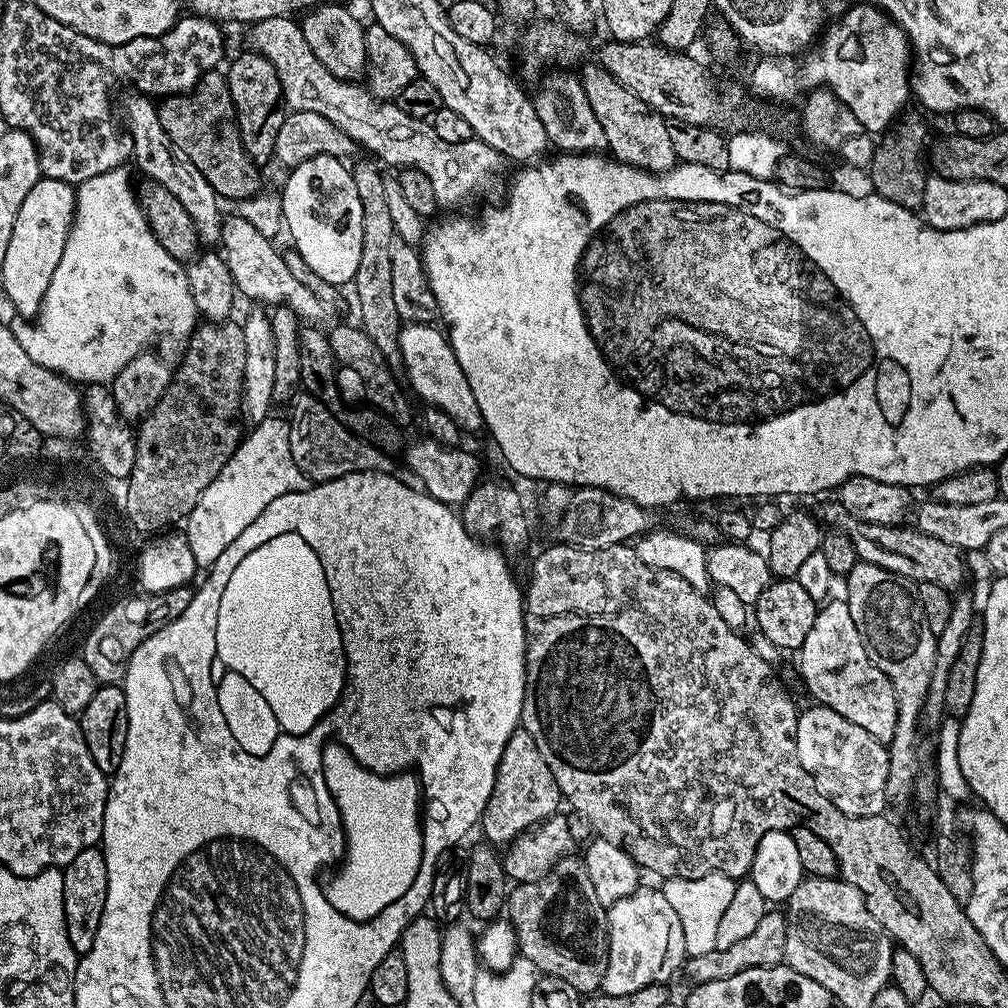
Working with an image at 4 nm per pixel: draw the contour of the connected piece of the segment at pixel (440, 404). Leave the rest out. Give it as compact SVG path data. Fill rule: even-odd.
M405 323L400 329L400 358L403 371L408 371L411 391L416 391L425 400L425 405L446 410L446 414L450 414L465 433L484 428L484 419L478 410L480 400L474 398L474 390L470 388L470 382L466 382L466 374L462 374L462 366L458 366L452 343L441 329L439 332L432 324Z

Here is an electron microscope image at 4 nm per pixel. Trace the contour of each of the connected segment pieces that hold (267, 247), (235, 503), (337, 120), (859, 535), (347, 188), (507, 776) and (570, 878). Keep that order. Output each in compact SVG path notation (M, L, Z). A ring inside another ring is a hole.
M232 216L223 221L220 226L220 239L224 244L223 258L233 276L236 291L241 297L249 296L252 300L261 300L271 306L285 306L294 310L304 322L320 322L326 312L326 305L318 300L309 287L290 274L281 249L276 249L250 221L244 216Z
M275 418L263 420L255 425L252 432L243 437L238 450L222 466L218 478L202 490L202 498L198 498L198 506L194 506L186 521L186 535L194 558L201 569L208 570L214 562L218 562L218 554L274 502L274 498L282 498L282 494L301 492L310 487L310 481L294 462L290 454L290 438L288 425L279 424Z
M292 16L259 20L251 25L250 32L251 47L274 62L282 82L284 102L289 109L330 118L330 122L342 129L349 141L365 144L377 161L393 164L393 169L422 170L422 174L434 182L434 198L441 209L459 209L456 208L459 204L495 186L496 175L506 165L506 157L494 150L494 146L486 146L486 142L475 138L466 142L445 142L438 138L428 120L406 114L399 103L376 99L363 83L334 78L334 74L314 58L314 50L306 46L300 25Z
M839 502L825 506L822 520L829 529L844 532L851 538L859 559L865 564L889 568L894 574L917 585L933 584L955 590L964 584L965 553L958 546L952 546L939 538L931 537L930 534L922 533L914 526L904 528L905 526L894 524L862 522L854 518L854 514L850 514L850 510L846 510L846 506Z
M315 156L291 169L284 184L288 191L284 212L288 215L288 232L296 239L294 248L319 277L337 286L343 285L343 280L353 279L358 270L358 258L362 258L362 198L358 198L349 165L344 162L334 156Z
M523 726L517 728L514 734L510 734L510 742L506 742L506 750L502 750L494 790L490 794L490 802L486 802L486 810L480 816L479 831L484 831L489 845L507 846L523 832L557 815L559 804L562 804L562 797L558 782L554 782L554 774L550 774L546 758L542 758L534 738L530 738Z
M572 859L559 860L552 871L534 884L517 883L509 891L506 916L512 925L519 955L534 962L537 973L562 978L562 982L570 982L574 990L592 994L600 988L608 965L608 910L598 902L598 894L594 894L594 885L590 882L590 874L586 874L583 859Z

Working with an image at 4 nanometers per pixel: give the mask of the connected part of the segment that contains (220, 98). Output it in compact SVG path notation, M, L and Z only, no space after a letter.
M223 71L206 73L188 92L163 97L159 101L158 111L162 130L170 134L173 146L182 150L182 154L190 158L190 162L194 162L198 170L202 170L202 178L206 178L206 182L214 186L217 196L225 201L251 201L257 195L255 192L260 188L261 169L242 146L236 125L236 111L228 89L228 78Z

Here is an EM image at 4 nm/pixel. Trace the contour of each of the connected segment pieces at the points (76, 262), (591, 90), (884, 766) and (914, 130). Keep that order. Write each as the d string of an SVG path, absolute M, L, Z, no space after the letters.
M124 166L111 168L106 170L106 174L98 174L86 182L82 182L76 188L76 215L66 238L66 246L62 250L62 258L58 258L58 266L54 269L54 278L50 278L50 286L46 286L46 294L40 303L40 311L36 313L31 322L20 322L24 324L15 325L14 328L18 340L24 340L22 350L26 350L26 354L30 354L30 358L34 358L34 362L38 362L42 366L46 366L50 370L54 370L69 378L75 378L77 381L84 380L83 383L85 385L107 385L124 369L126 362L130 362L137 354L152 346L152 343L159 336L181 336L181 338L187 338L198 327L198 313L194 299L191 297L185 265L181 261L175 260L150 230L148 218L144 215L143 208L140 207L137 193L133 188L132 176L127 172L128 170Z
M599 63L592 65L582 75L586 98L590 98L590 107L602 130L606 133L607 151L621 164L641 168L643 172L671 172L678 161L674 146L670 142L668 120L656 113L646 102L639 100L634 93L626 90Z
M811 706L812 708L803 709L798 718L798 734L796 735L796 745L798 746L798 762L802 762L802 770L814 778L814 786L842 814L851 816L879 816L885 811L884 807L890 803L888 795L888 749L878 738L866 734L862 726L854 726L850 718L842 718L834 710L823 706Z
M906 106L892 123L891 132L879 137L874 147L873 158L868 171L875 195L902 206L903 209L919 211L925 200L927 171L919 164L922 148L928 134L925 113L916 106Z

